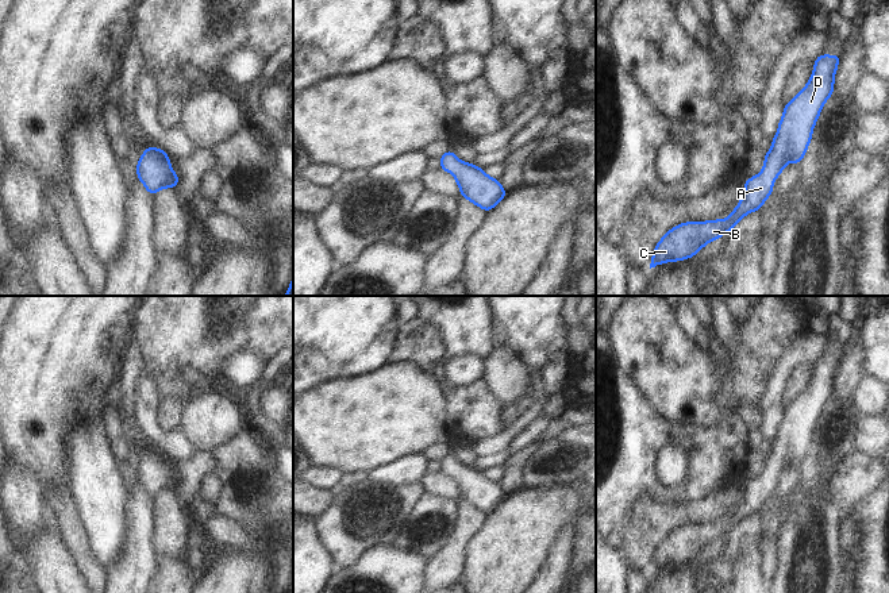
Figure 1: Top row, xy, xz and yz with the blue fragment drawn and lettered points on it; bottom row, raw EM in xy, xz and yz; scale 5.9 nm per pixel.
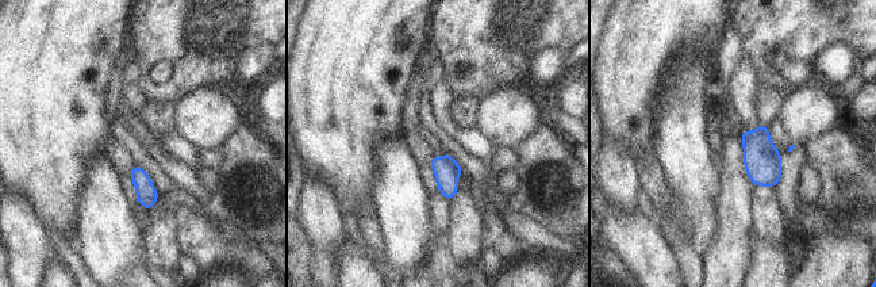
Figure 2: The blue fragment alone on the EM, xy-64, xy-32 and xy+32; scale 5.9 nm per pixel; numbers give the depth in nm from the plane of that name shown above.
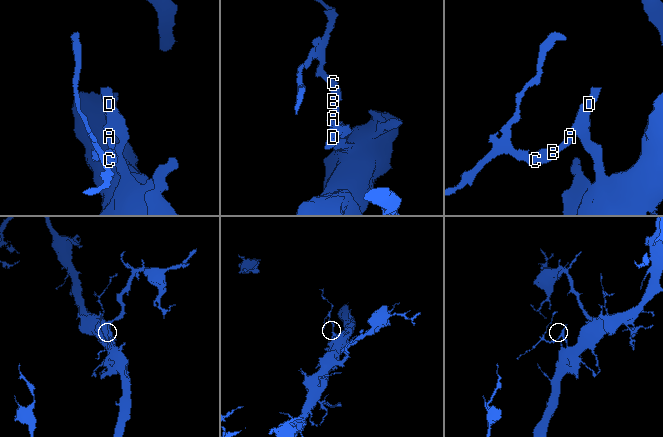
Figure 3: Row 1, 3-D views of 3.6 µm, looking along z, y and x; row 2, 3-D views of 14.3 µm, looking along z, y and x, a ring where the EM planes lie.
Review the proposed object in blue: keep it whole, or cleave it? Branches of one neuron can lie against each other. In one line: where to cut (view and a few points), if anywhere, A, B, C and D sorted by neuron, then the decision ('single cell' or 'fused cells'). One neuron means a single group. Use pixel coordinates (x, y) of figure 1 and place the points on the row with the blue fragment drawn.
no cut | A B C D | single cell

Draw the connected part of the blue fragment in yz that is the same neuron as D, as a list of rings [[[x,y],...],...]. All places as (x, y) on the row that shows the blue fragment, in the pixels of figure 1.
[[[820,54],[817,57],[808,84],[784,108],[778,132],[773,138],[770,151],[765,154],[765,167],[758,176],[746,180],[746,190],[732,213],[724,220],[688,222],[667,231],[654,250],[650,269],[662,262],[692,258],[705,243],[730,232],[744,215],[761,209],[773,192],[773,181],[785,165],[790,161],[801,163],[819,113],[834,93],[834,76],[839,59],[840,55]]]

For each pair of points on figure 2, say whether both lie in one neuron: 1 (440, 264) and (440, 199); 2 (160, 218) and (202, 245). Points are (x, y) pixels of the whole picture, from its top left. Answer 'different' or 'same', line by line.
1: same
2: different

